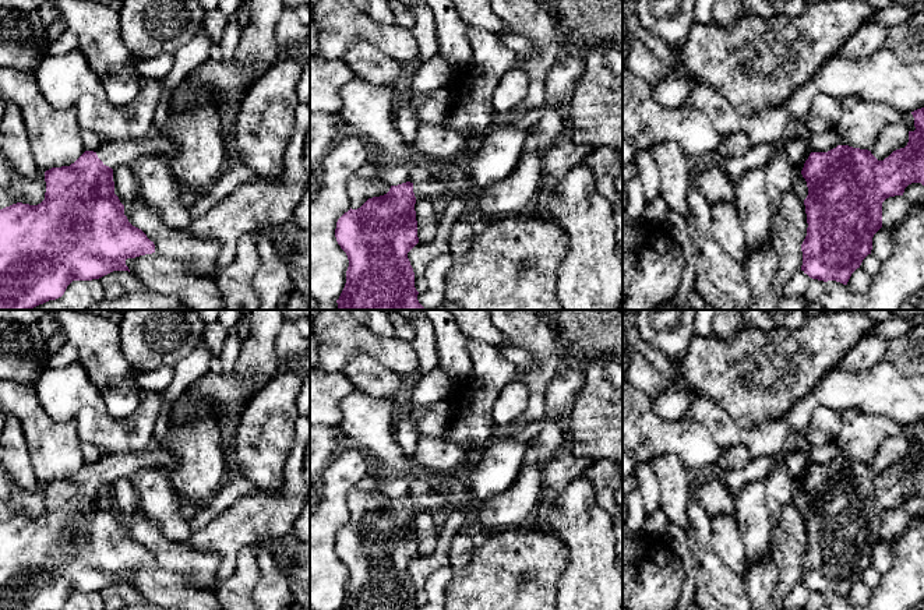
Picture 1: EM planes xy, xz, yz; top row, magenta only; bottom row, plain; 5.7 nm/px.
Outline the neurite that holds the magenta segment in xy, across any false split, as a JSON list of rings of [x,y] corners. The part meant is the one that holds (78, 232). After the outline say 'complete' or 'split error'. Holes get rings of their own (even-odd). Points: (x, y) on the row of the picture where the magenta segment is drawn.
[[[158,128],[142,137],[107,141],[96,152],[85,151],[70,166],[45,172],[45,200],[38,205],[17,202],[0,209],[0,310],[32,310],[49,300],[61,297],[73,281],[99,279],[113,271],[128,271],[127,258],[155,253],[155,244],[133,226],[124,215],[124,205],[114,194],[113,169],[135,165],[145,156],[170,161],[179,154],[177,142]]]; split error

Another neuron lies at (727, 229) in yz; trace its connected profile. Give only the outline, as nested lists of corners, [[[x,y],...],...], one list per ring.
[[[717,202],[710,211],[715,240],[730,257],[743,264],[747,257],[747,239],[736,204]]]

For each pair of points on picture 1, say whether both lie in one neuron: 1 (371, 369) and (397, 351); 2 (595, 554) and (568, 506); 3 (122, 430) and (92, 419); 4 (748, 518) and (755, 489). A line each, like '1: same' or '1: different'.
1: different
2: same
3: same
4: same

